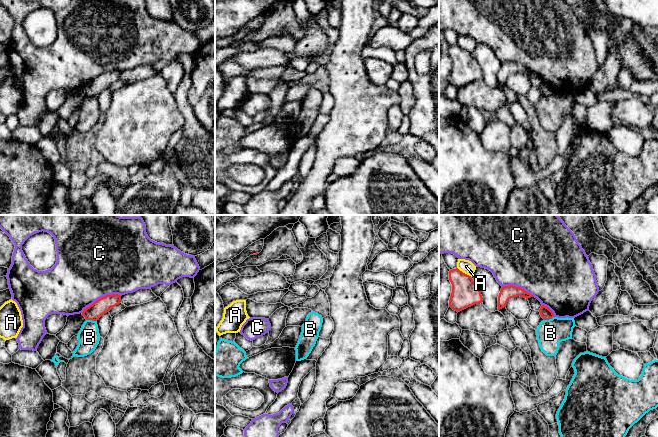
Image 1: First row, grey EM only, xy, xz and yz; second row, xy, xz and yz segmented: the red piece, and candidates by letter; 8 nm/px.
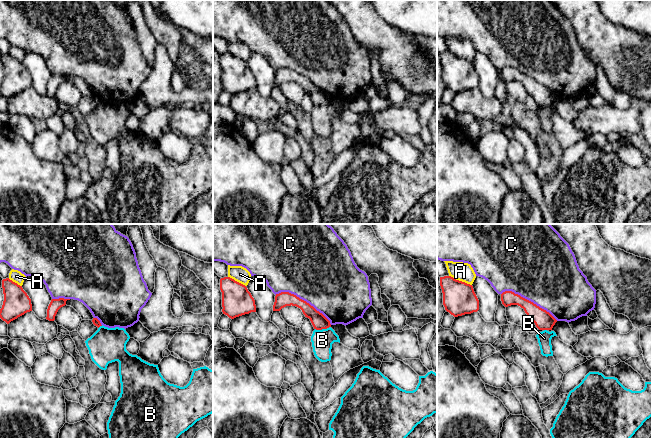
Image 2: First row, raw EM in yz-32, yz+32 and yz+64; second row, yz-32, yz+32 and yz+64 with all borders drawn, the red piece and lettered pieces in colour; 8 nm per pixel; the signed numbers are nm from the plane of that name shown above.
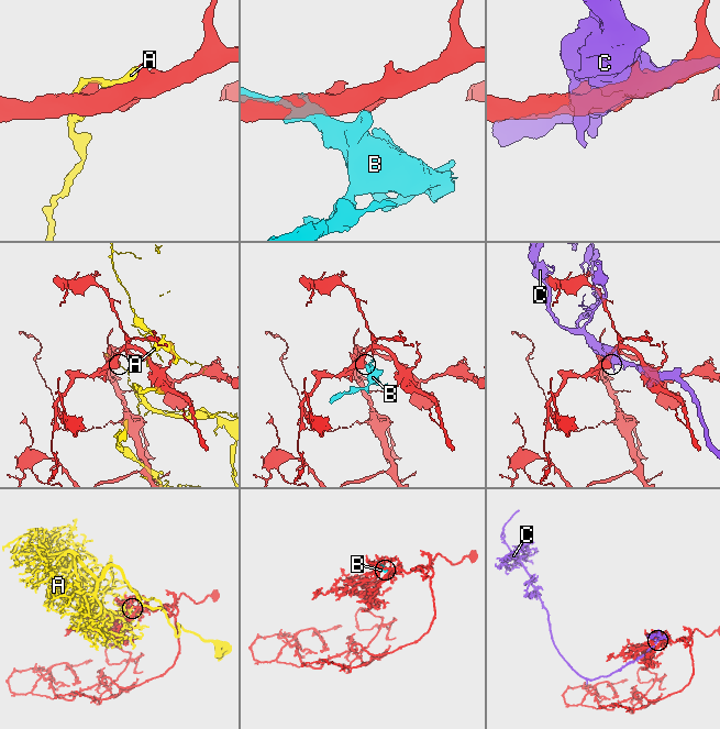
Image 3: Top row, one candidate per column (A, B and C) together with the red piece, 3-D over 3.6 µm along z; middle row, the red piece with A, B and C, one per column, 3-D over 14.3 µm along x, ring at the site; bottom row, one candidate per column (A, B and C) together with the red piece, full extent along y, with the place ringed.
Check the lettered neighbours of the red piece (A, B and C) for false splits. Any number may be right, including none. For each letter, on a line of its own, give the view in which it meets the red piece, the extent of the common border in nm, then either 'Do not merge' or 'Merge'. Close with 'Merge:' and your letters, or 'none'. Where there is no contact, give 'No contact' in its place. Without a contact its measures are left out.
A: Touches red in yz. Shared border 150 nm. Do not merge
B: Touches red in xy. Shared border 90 nm. Do not merge
C: Touches red in xy. Shared border 360 nm. Do not merge
Merge: none

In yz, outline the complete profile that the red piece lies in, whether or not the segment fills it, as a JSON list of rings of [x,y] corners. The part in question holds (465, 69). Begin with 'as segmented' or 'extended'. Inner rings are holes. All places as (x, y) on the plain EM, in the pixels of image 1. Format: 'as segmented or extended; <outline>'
as segmented; [[[458,44],[449,47],[449,56],[452,60],[452,69],[449,83],[460,88],[475,80],[482,79],[483,73],[472,53]]]

